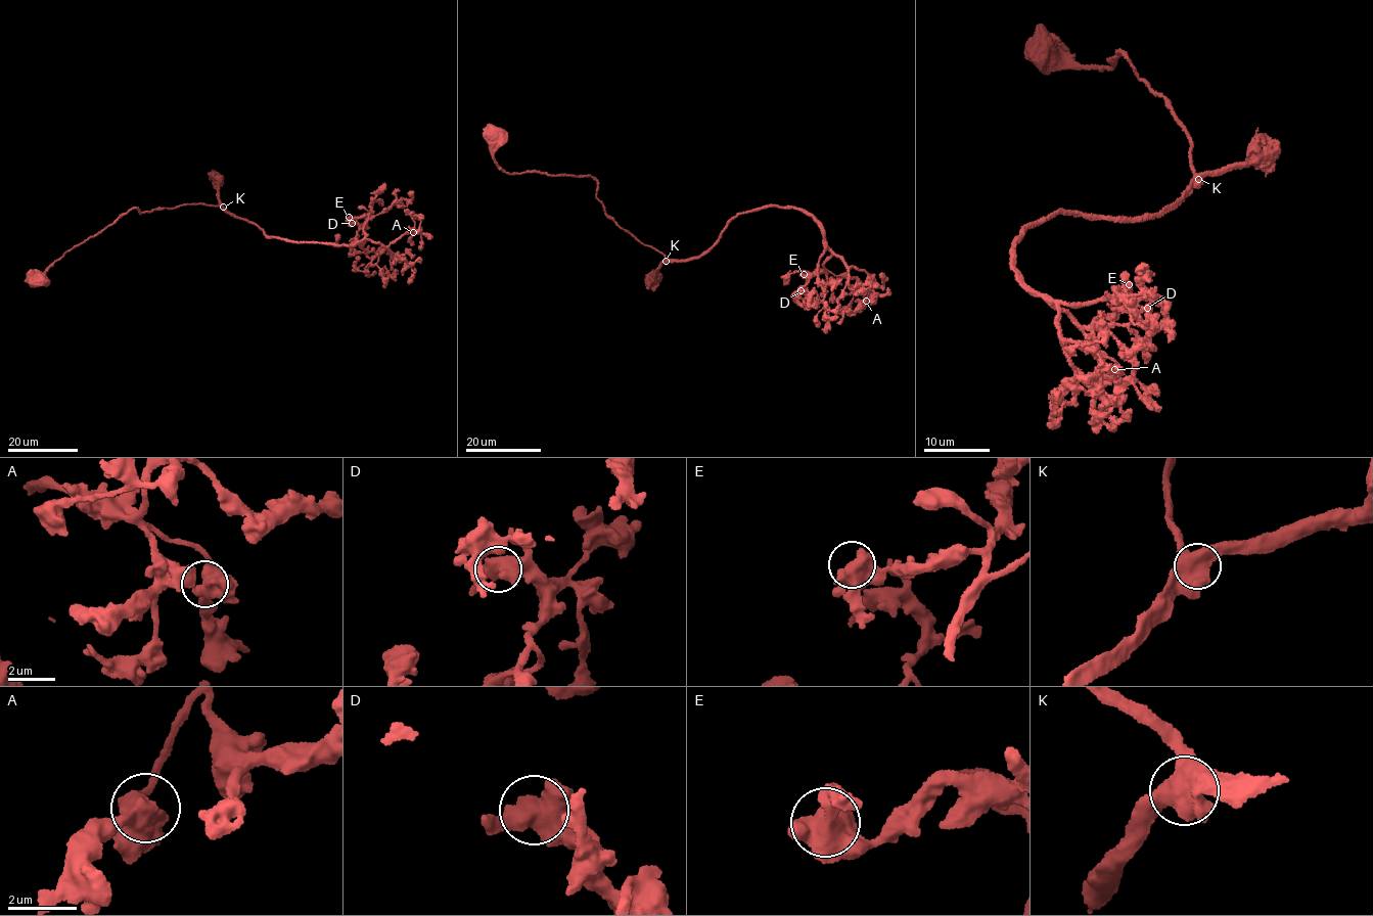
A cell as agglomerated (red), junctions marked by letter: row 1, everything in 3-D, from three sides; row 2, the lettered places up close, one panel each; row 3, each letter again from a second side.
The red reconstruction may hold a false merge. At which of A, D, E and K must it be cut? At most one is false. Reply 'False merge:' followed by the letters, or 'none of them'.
False merge: none of them

